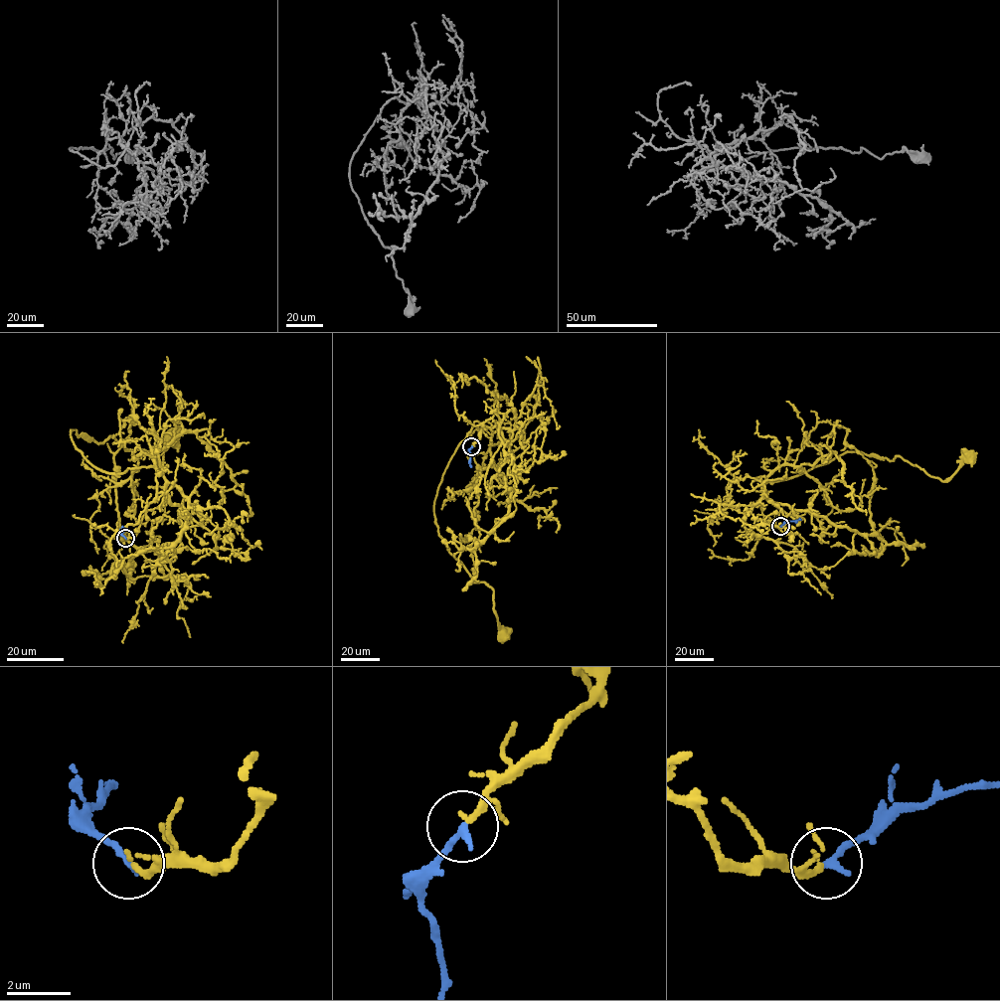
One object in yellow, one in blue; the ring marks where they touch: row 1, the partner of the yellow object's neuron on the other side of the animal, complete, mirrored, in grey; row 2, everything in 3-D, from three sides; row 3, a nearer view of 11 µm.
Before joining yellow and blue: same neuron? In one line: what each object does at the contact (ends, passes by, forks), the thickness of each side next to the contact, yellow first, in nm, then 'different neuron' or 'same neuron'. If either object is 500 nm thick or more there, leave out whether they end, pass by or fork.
yellow passes by | blue ends | 150/240 nm | same neuron

